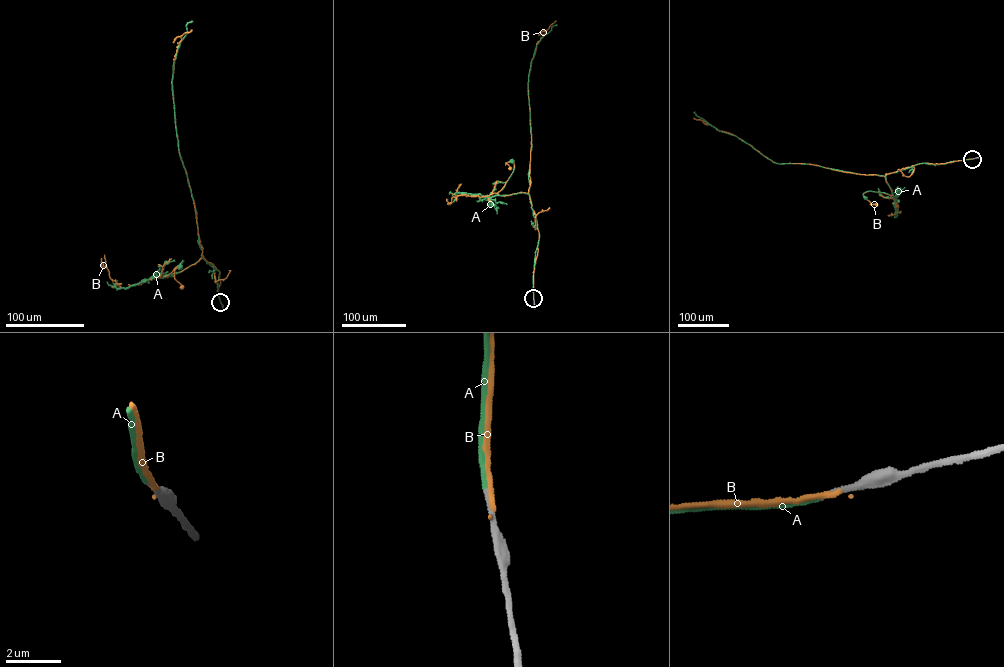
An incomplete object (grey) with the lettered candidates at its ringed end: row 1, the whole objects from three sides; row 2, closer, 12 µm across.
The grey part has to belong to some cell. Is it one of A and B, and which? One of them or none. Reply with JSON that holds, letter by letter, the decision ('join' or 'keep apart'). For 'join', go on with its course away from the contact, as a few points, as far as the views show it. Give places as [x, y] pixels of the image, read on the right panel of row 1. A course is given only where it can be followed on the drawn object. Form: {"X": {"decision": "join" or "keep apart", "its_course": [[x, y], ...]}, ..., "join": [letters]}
{"A": {"decision": "join", "its_course": [[972, 159], [935, 164], [920, 163], [890, 173], [885, 177], [892, 195], [869, 191], [863, 194], [865, 197]]}, "B": {"decision": "keep apart"}, "join": ["A"]}

